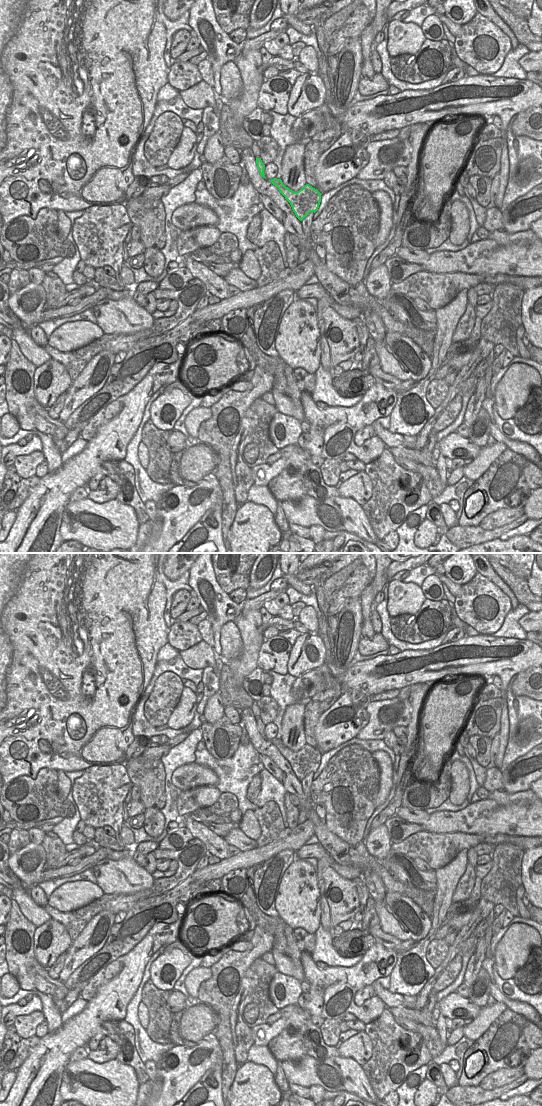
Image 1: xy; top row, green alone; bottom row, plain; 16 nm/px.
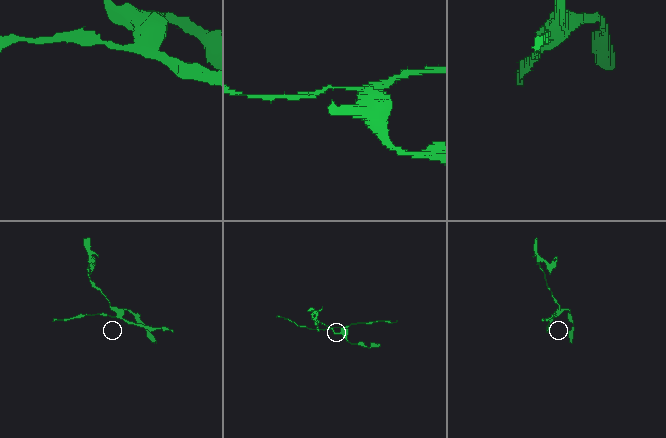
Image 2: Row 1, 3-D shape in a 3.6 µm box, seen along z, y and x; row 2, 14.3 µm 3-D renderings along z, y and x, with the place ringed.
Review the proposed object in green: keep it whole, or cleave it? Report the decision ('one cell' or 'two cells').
two cells

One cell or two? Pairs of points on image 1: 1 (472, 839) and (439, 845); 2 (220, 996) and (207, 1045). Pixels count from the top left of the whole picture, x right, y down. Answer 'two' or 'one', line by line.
1: one
2: two

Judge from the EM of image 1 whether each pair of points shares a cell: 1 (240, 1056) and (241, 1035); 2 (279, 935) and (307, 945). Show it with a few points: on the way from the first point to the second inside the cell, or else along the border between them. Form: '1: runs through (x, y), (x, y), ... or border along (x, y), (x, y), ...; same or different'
1: runs through (241, 1051), (241, 1040); same
2: runs through (282, 943), (287, 948), (297, 948), (299, 946); same

